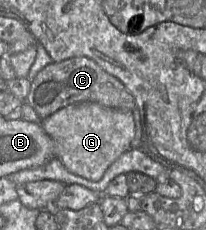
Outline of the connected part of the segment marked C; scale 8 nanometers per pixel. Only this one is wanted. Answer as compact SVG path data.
M84 56L53 61L45 66L31 81L26 102L41 120L63 107L81 102L95 102L106 107L131 111L136 107L135 98L118 78Z

